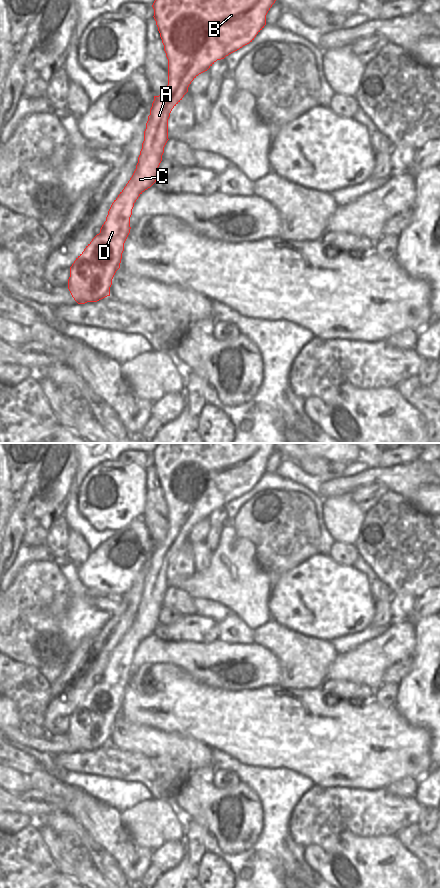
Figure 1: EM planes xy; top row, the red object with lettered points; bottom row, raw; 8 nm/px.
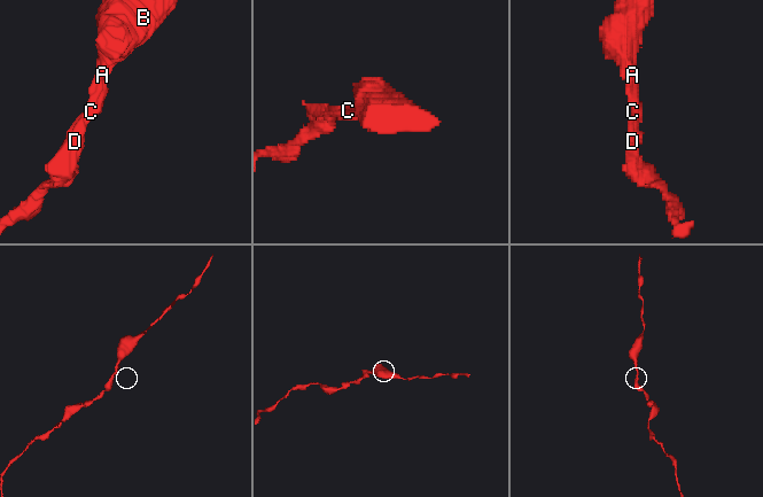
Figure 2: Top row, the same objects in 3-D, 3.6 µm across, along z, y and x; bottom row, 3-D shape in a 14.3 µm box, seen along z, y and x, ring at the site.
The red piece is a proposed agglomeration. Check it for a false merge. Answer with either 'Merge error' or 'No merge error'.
No merge error.

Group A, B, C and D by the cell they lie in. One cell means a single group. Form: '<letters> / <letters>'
A B C D

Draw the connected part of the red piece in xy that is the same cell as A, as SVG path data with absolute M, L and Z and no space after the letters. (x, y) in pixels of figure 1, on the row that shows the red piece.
M155 0L154 19L164 45L168 59L168 85L159 95L154 96L150 115L144 131L144 141L138 157L136 169L118 197L112 203L106 221L84 251L76 258L70 267L68 289L78 304L97 302L110 296L110 287L116 271L120 268L124 243L130 233L130 217L134 203L138 197L150 188L158 179L158 167L162 161L164 147L168 139L168 119L172 109L188 92L191 82L201 73L207 71L217 60L224 59L229 54L239 50L254 40L256 35L266 25L266 15L276 0Z

